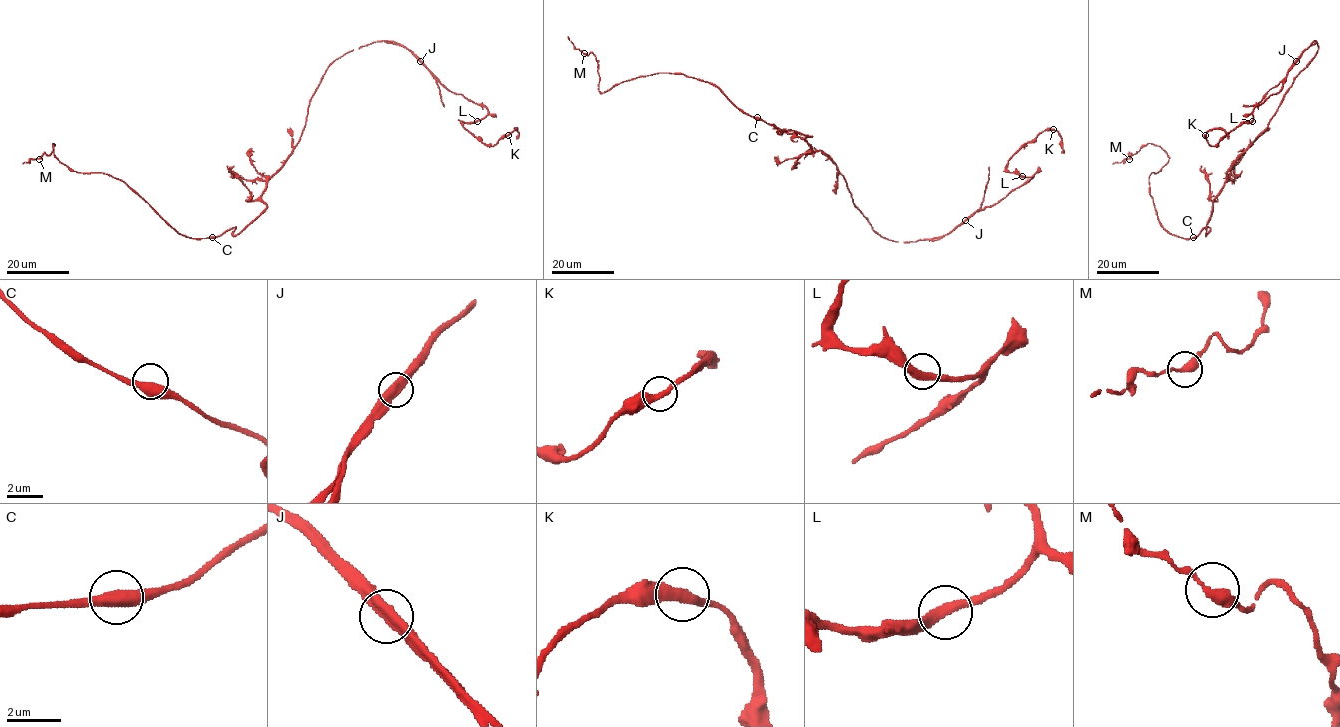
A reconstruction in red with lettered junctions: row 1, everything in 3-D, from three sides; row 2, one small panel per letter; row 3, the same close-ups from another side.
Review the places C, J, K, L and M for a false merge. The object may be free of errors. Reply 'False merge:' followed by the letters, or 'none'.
False merge: J

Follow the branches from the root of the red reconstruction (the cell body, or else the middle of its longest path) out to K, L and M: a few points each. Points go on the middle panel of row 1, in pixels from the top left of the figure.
K: (840, 173), (881, 236), (904, 243), (938, 238), (1026, 184), (1032, 177), (1011, 173), (1008, 162), (1053, 129)
L: (840, 173), (872, 229), (884, 238), (904, 243), (948, 234), (1032, 177), (1022, 176)
M: (840, 173), (810, 146), (811, 136), (779, 134), (709, 83), (657, 73), (602, 93), (598, 61), (584, 53)

